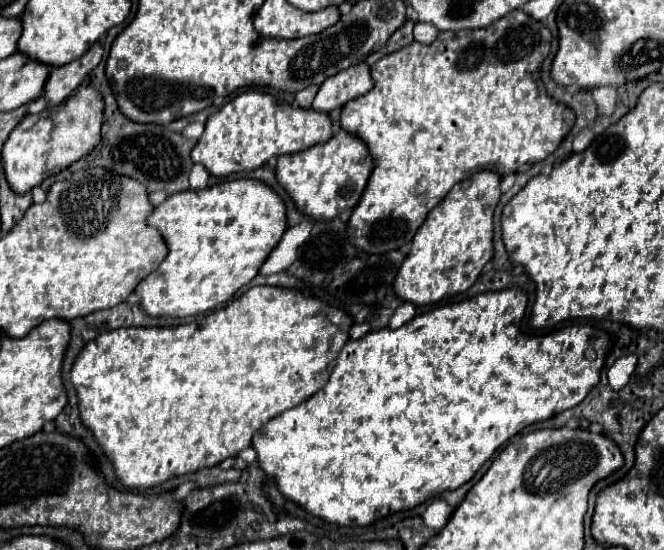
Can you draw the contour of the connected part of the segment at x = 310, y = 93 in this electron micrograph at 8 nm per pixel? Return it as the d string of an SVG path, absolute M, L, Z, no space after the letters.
M310 86L310 88L300 90L300 92L296 94L298 106L300 106L300 108L310 108L310 106L312 106L312 100L314 100L314 96L316 96L316 92L318 92L318 86Z

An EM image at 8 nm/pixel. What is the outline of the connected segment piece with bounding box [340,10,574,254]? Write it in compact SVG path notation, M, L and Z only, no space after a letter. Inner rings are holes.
M512 10L510 14L506 14L506 18L498 18L498 22L494 22L490 28L474 30L472 36L468 36L468 38L458 38L456 34L440 32L438 38L428 46L414 40L408 46L404 46L402 50L396 50L396 52L380 58L376 64L370 66L370 76L374 80L374 88L364 96L346 102L342 106L342 112L340 112L340 126L346 132L350 132L350 134L358 136L360 140L364 140L364 144L368 146L368 150L370 150L370 154L374 158L374 170L372 170L372 174L368 178L368 184L366 184L362 196L360 196L360 202L354 206L354 210L350 214L350 220L348 220L348 230L346 232L350 234L350 242L354 242L354 246L358 246L360 250L366 250L368 254L384 254L384 252L390 252L390 250L404 248L412 240L412 236L416 234L420 224L426 220L428 212L440 202L440 198L446 196L446 192L456 182L462 180L464 172L476 170L476 168L488 168L488 170L496 170L500 176L504 176L504 174L516 172L524 164L544 160L546 156L550 156L558 148L558 144L570 132L570 128L574 124L574 114L572 114L572 110L568 106L554 102L546 94L540 80L534 80L534 72L540 68L540 62L544 60L544 56L550 50L550 40L552 40L552 34L544 24L532 20L522 10Z

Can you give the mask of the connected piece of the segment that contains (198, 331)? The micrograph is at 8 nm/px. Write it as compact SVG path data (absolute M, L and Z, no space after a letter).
M254 286L248 292L244 292L240 298L232 300L222 310L206 316L204 320L194 320L190 324L182 324L176 328L118 328L110 330L106 334L100 334L98 338L90 340L76 356L72 370L70 370L70 382L76 388L78 394L78 412L82 424L92 432L94 440L102 448L104 456L112 462L116 478L126 488L154 488L164 484L170 478L192 474L202 468L210 468L220 464L226 458L238 456L244 448L250 446L254 432L264 426L270 418L294 408L296 404L308 400L330 376L334 360L342 346L348 342L348 332L352 326L352 318L336 308L328 306L322 300L306 298L300 290L288 290L278 286Z

